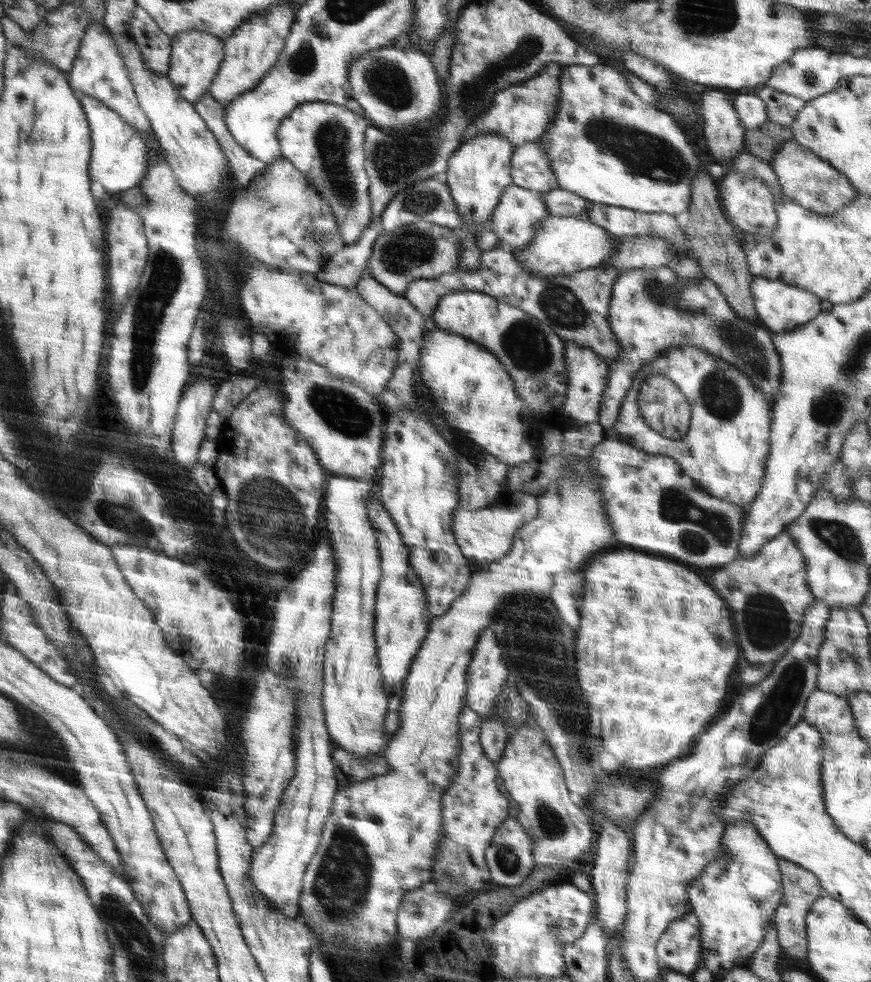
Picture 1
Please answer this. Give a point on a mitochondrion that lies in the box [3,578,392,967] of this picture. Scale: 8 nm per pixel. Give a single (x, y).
(340, 887)

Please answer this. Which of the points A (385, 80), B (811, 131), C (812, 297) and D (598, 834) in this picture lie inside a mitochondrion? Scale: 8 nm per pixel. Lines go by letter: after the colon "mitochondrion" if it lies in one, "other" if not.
A: mitochondrion
B: other
C: other
D: other

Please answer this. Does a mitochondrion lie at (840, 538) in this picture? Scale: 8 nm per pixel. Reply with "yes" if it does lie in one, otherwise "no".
yes

